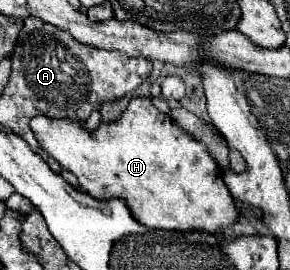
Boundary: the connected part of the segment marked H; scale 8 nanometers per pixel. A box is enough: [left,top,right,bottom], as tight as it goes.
[31,98,239,234]

